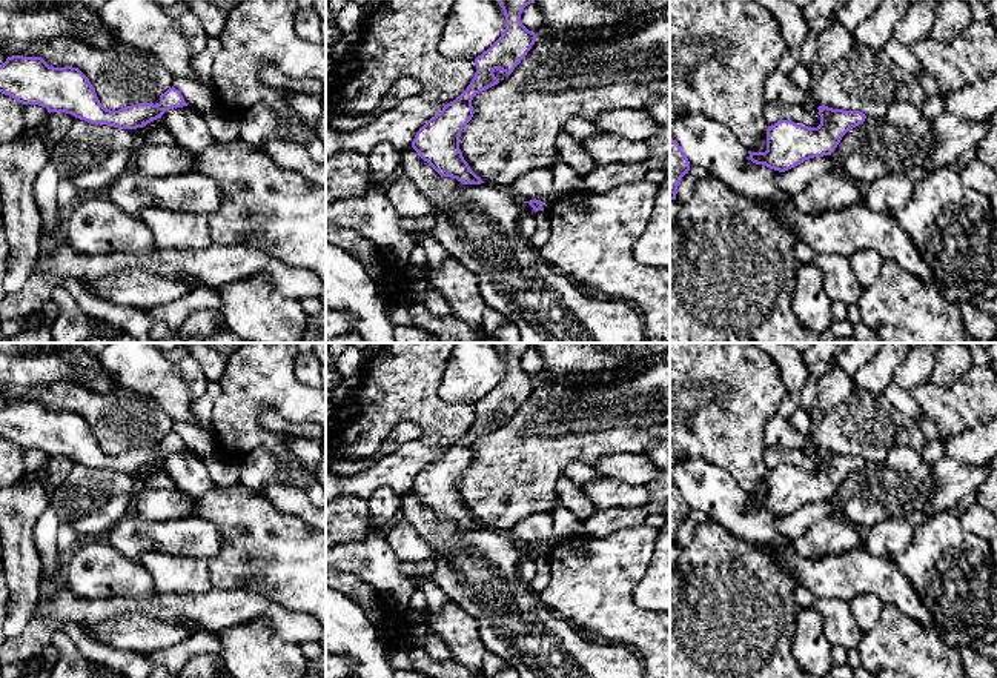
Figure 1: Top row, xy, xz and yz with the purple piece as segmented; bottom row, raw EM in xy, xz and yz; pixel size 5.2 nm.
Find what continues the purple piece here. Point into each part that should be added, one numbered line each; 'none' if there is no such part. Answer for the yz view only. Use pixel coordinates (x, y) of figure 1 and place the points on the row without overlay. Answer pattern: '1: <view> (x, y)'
none

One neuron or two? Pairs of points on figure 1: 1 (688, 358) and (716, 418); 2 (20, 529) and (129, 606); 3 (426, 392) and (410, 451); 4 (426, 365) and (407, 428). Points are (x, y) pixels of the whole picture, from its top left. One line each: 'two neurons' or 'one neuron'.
1: one neuron
2: two neurons
3: two neurons
4: two neurons

